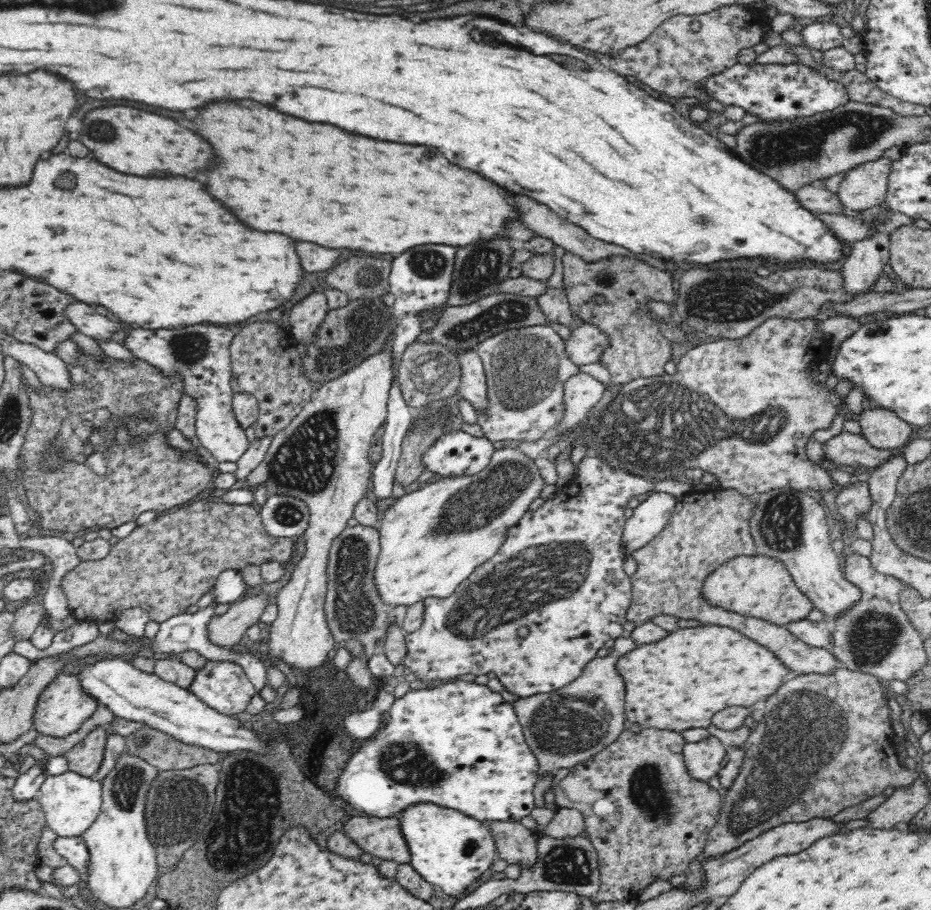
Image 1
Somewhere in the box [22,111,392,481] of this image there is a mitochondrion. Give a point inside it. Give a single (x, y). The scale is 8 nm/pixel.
(126, 435)

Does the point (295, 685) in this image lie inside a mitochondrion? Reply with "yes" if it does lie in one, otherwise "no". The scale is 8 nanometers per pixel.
no

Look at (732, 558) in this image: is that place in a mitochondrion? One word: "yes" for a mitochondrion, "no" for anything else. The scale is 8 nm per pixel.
no

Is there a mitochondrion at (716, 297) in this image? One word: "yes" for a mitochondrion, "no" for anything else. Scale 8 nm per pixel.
yes

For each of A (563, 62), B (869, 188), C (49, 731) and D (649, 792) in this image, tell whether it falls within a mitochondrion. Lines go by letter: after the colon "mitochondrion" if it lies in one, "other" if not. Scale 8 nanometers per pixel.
A: other
B: other
C: other
D: mitochondrion

